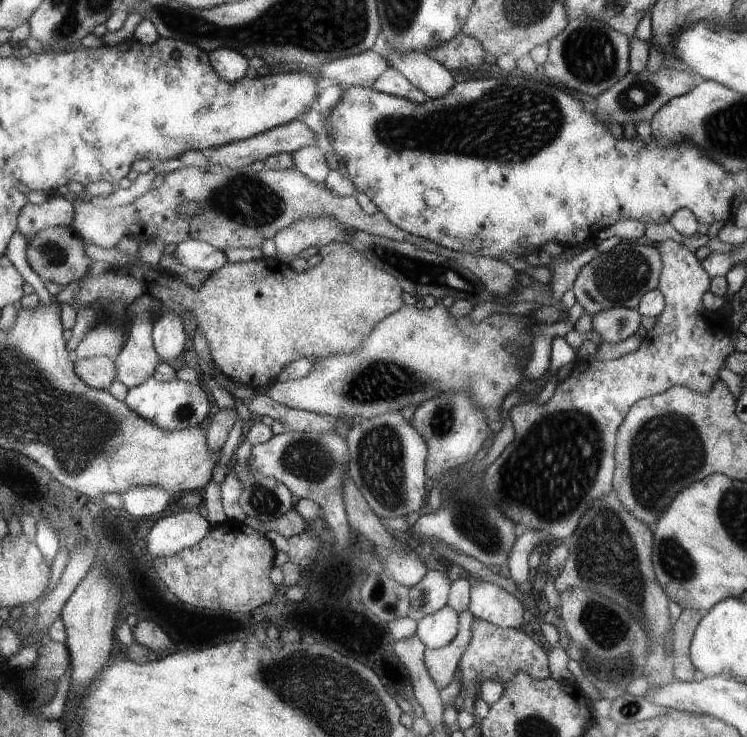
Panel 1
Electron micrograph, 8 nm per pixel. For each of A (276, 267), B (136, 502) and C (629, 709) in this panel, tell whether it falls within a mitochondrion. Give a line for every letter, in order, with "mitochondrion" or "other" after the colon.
A: other
B: other
C: mitochondrion

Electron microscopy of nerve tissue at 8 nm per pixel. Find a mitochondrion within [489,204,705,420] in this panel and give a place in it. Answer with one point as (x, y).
(622, 277)

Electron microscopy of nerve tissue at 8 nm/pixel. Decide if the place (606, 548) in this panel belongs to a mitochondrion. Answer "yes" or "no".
yes

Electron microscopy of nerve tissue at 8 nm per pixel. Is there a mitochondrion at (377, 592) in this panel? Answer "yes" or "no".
no

